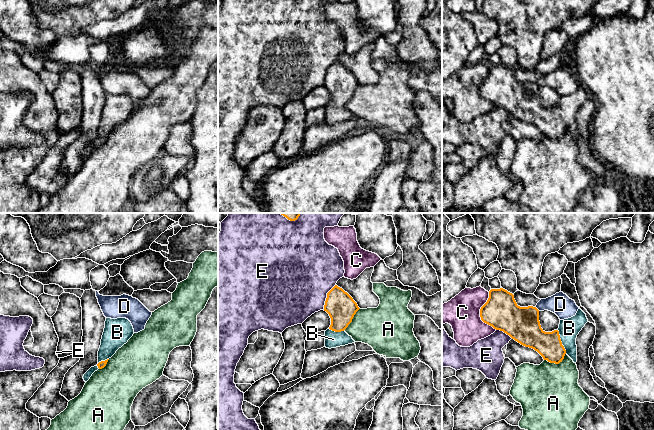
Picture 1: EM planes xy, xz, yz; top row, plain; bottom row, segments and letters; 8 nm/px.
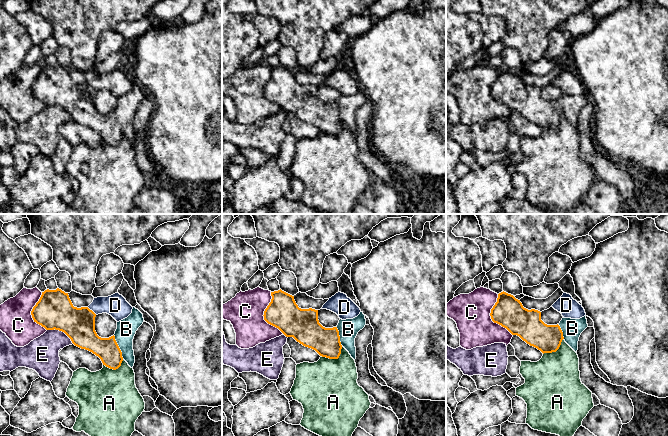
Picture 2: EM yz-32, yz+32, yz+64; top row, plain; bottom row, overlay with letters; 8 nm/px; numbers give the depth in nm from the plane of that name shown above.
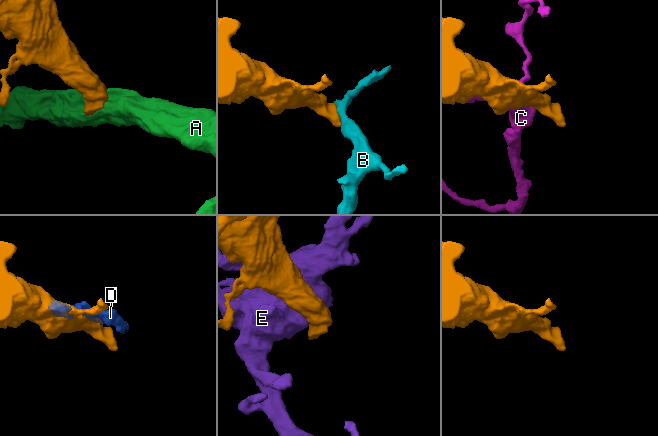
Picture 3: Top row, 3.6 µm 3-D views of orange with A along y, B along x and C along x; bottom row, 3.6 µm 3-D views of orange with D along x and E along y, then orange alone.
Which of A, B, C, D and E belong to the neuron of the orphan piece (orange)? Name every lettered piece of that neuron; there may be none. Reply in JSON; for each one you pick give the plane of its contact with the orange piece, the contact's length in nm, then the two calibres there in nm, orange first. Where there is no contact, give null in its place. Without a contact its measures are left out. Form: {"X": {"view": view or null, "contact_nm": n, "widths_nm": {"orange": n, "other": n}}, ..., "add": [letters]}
{"B": {"view": "yz", "contact_nm": 200, "widths_nm": {"orange": 200, "other": 160}}, "add": ["B"]}

